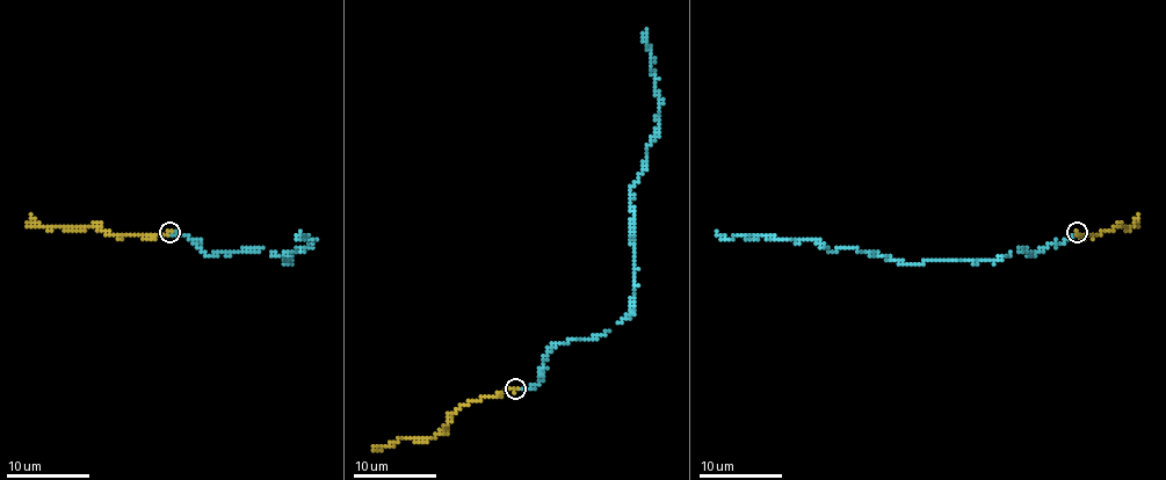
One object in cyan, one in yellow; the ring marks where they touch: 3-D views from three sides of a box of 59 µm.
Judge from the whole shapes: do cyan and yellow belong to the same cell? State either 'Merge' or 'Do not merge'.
Merge

